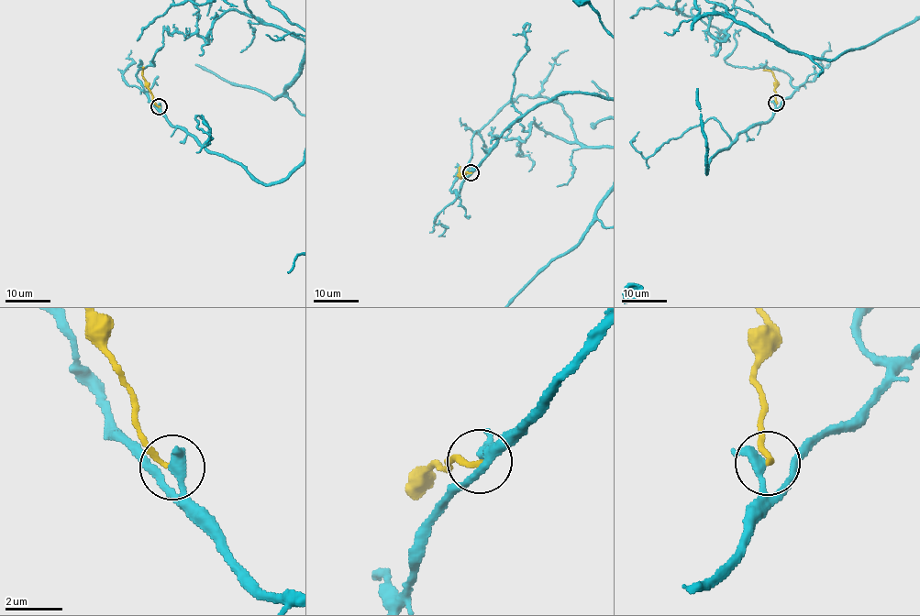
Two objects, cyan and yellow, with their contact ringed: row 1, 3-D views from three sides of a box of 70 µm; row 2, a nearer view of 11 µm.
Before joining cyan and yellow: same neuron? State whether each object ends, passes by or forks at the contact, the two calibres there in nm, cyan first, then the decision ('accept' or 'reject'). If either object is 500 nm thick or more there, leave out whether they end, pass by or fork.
cyan ends; yellow ends; calibres 440 and 190 nm; reject

